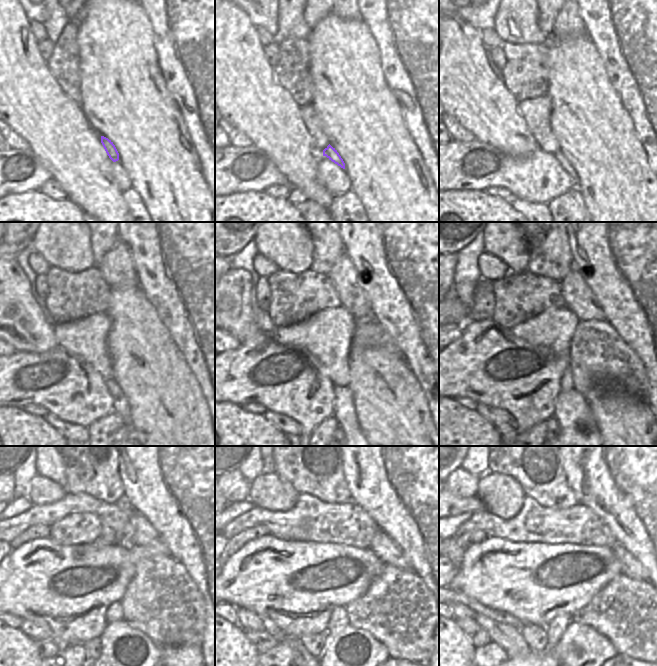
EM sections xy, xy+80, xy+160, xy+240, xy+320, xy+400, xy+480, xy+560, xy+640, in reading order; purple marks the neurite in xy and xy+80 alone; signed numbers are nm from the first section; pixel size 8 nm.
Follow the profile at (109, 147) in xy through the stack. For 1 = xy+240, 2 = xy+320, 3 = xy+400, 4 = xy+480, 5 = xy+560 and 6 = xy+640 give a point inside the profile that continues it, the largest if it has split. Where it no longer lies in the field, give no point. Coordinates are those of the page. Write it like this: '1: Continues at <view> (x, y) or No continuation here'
1: Continues at xy+240 (120, 404)
2: Continues at xy+320 (345, 414)
3: Continues at xy+400 (572, 412)
4: Continues at xy+480 (124, 649)
5: Continues at xy+560 (349, 649)
6: Continues at xy+640 (581, 648)

